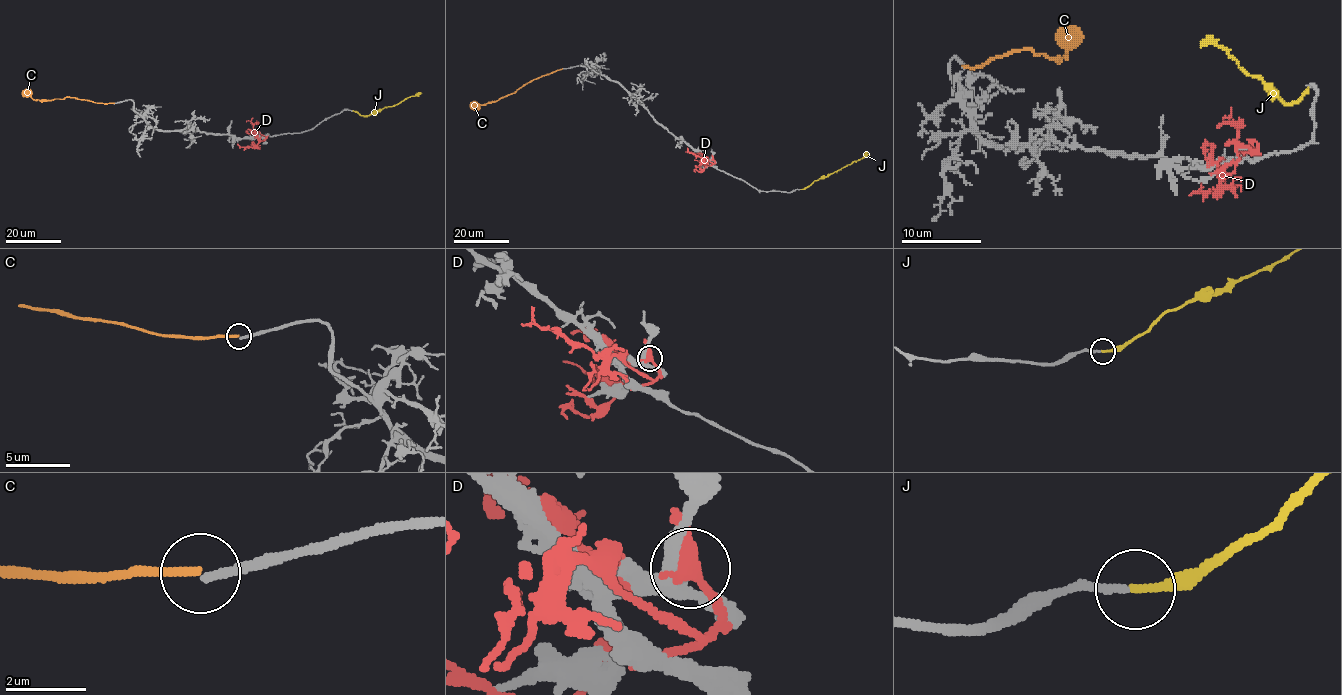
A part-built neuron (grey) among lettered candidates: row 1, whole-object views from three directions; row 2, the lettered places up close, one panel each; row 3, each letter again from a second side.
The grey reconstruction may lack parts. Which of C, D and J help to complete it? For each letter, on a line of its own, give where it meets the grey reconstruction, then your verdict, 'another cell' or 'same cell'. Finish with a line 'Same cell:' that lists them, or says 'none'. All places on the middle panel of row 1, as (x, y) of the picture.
C: (562, 69) | another cell
D: (713, 159) | another cell
J: (801, 189) | same cell
Same cell: J

